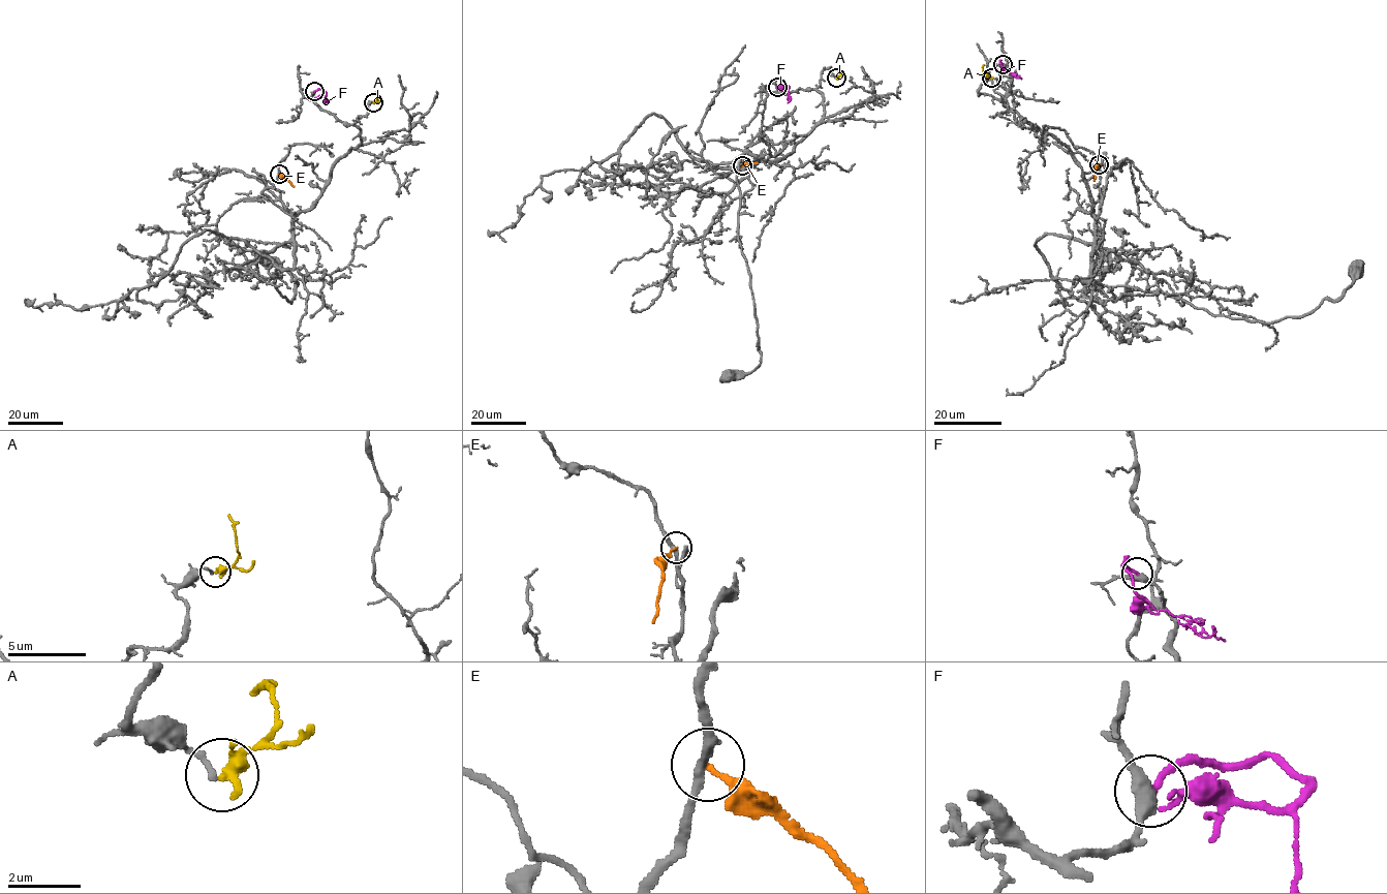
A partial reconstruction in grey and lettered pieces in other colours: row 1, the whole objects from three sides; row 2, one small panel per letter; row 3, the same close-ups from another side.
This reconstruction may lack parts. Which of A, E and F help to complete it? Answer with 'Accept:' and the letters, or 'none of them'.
Accept: none of them

